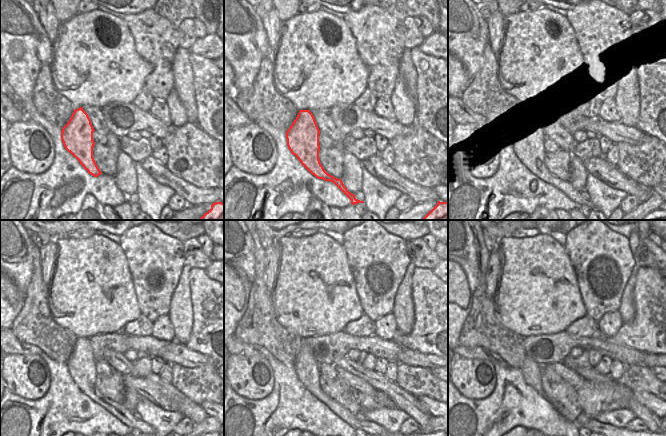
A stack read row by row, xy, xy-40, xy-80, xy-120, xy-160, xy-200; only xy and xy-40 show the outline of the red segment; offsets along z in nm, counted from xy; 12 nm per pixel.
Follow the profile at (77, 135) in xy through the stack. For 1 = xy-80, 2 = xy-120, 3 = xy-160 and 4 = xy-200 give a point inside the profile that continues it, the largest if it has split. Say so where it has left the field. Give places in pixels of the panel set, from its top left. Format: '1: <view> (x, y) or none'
1: xy-80 (528, 138)
2: xy-120 (81, 365)
3: xy-160 (307, 370)
4: xy-200 (592, 423)

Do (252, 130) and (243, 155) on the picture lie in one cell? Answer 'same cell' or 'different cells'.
same cell

